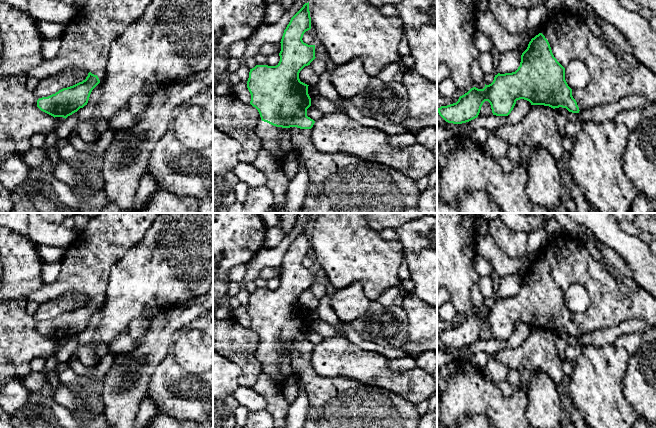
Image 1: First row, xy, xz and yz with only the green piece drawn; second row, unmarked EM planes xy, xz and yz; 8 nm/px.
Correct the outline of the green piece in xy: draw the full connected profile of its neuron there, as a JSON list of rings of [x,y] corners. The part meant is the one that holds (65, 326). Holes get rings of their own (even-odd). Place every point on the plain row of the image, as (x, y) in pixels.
[[[100,213],[91,218],[86,228],[77,234],[76,239],[66,248],[60,261],[61,269],[56,281],[51,285],[32,292],[28,296],[27,313],[33,316],[37,308],[44,302],[54,299],[64,291],[79,290],[89,295],[82,306],[63,312],[48,321],[37,324],[37,331],[55,341],[67,342],[87,329],[92,314],[100,307],[99,300],[105,298],[107,285],[113,266],[143,240],[160,213]]]

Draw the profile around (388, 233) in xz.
[[[385,228],[379,231],[380,236],[386,240],[396,240],[398,241],[398,233],[395,228]]]

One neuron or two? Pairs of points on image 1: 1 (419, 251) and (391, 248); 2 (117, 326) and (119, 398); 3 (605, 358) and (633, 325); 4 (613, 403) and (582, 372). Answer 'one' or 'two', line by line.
1: two
2: two
3: two
4: one

